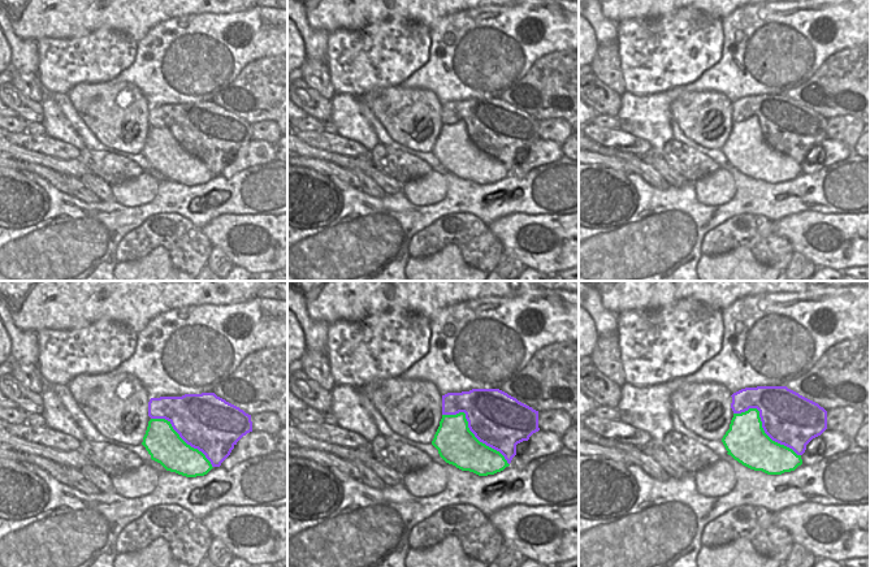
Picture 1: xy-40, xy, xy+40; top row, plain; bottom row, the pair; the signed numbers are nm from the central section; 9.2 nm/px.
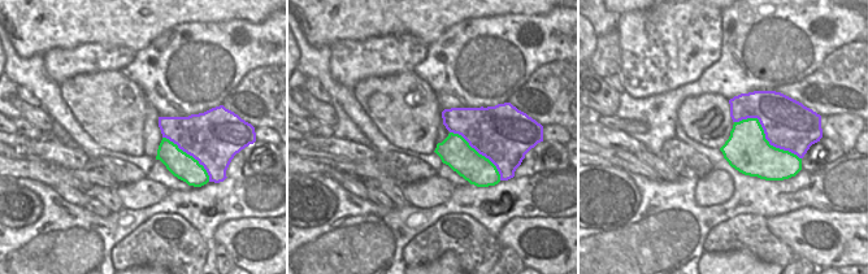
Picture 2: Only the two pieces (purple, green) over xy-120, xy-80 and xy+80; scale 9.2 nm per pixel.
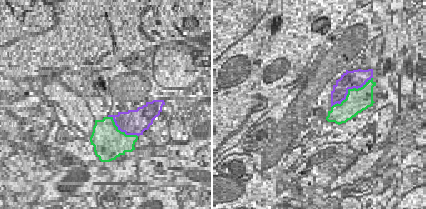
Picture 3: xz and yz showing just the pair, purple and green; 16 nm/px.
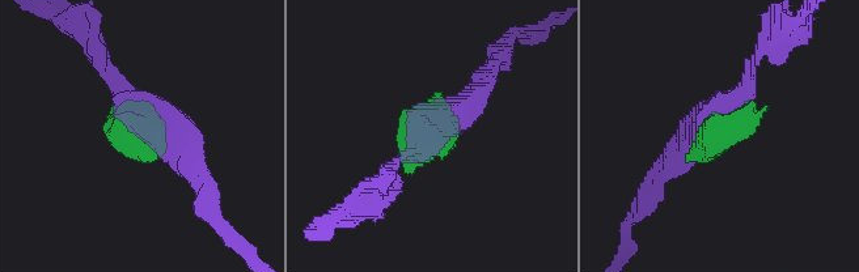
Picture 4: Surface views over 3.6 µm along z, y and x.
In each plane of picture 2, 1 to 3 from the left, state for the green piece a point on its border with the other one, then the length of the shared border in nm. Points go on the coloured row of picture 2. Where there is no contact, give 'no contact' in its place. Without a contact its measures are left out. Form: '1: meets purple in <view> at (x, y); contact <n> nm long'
1: meets purple in xy-120 at (190, 155); contact 600 nm long
2: meets purple in xy-80 at (480, 153); contact 650 nm long
3: meets purple in xy+80 at (765, 135); contact 700 nm long

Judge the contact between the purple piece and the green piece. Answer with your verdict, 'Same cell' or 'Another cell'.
Another cell

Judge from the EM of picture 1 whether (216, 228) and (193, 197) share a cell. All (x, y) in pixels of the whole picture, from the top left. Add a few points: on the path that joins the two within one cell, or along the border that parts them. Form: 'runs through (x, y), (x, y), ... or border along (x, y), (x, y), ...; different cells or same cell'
border along (241, 213), (221, 213), (211, 219), (200, 229); different cells

